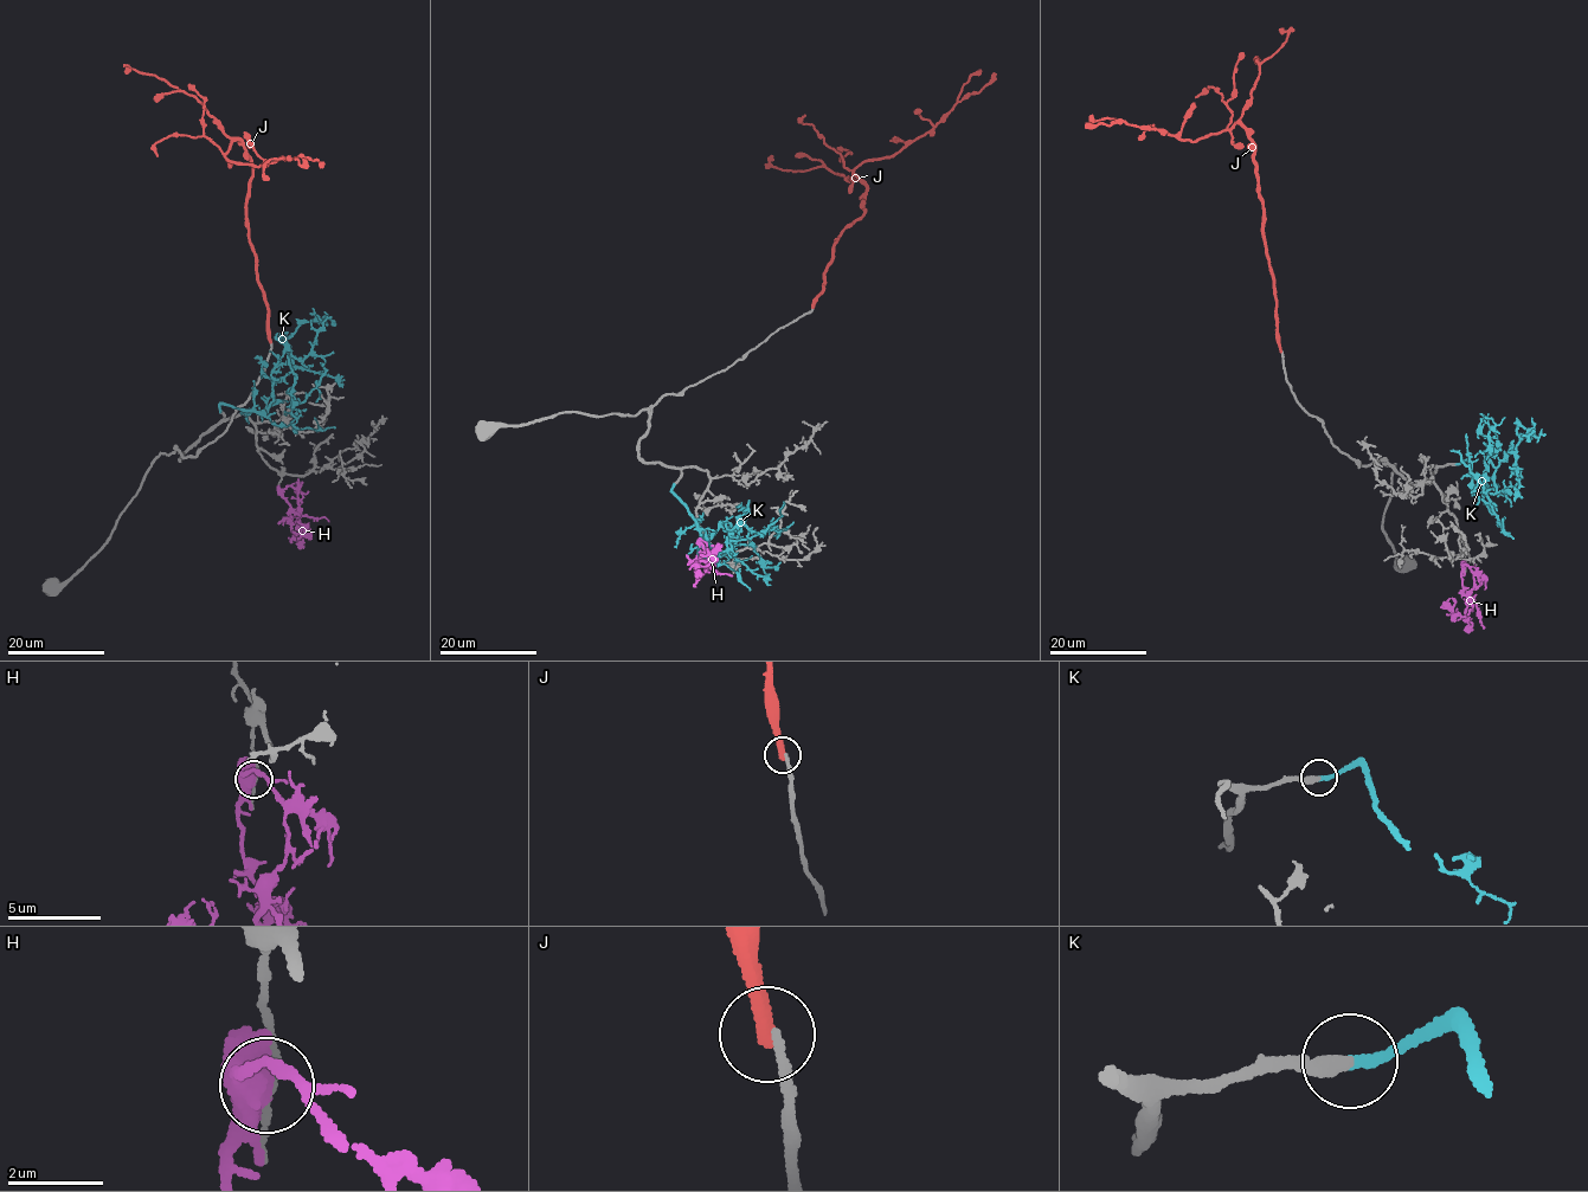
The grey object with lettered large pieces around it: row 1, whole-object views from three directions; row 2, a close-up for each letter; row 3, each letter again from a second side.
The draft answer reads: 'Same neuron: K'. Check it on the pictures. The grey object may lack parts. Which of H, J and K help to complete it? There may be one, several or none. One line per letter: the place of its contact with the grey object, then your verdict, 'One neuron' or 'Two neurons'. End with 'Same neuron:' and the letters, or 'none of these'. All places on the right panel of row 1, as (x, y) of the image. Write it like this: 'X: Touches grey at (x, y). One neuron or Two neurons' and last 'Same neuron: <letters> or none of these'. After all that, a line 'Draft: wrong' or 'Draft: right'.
H: Touches grey at (1465, 566). Two neurons
J: Touches grey at (1280, 350). Two neurons
K: Touches grey at (1457, 464). One neuron
Same neuron: K
Draft: right

